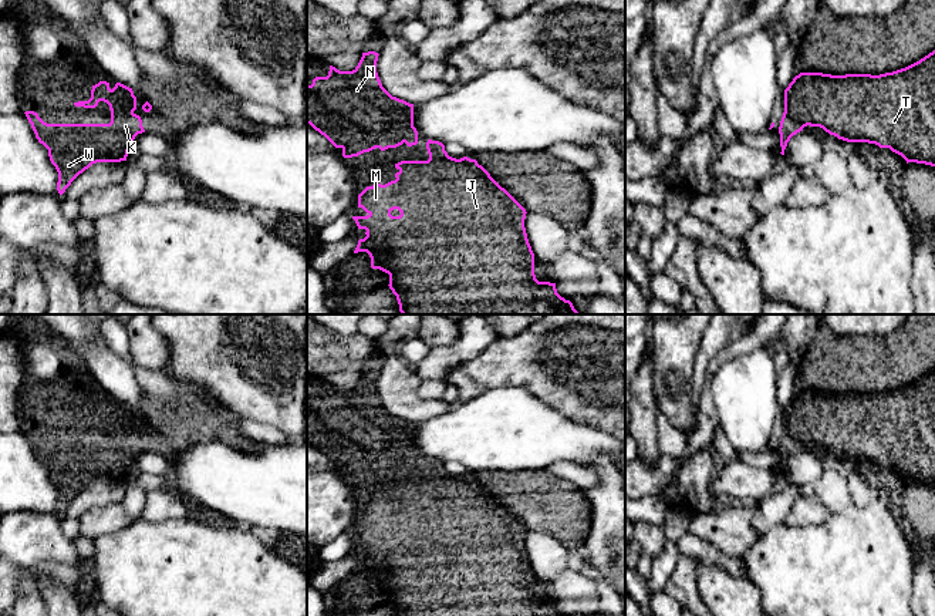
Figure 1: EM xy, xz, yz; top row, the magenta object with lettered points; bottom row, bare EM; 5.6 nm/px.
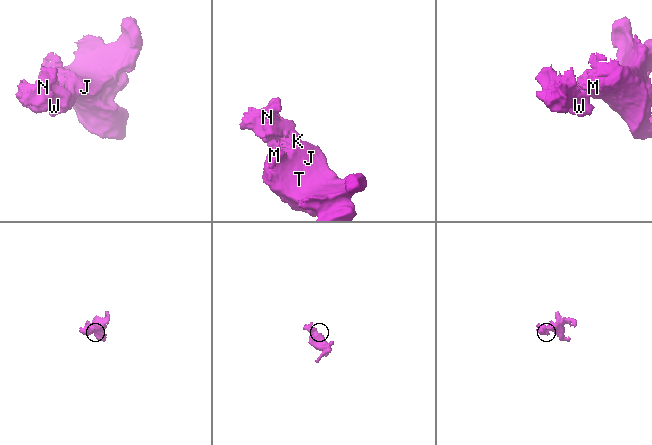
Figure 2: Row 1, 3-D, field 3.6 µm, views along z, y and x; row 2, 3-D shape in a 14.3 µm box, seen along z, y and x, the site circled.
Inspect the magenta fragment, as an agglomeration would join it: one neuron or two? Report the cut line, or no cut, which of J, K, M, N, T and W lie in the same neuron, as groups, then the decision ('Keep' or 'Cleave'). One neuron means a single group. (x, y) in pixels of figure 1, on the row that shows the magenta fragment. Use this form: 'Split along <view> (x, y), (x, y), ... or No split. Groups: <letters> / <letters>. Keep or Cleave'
No split. Groups: J K M N T W. Keep

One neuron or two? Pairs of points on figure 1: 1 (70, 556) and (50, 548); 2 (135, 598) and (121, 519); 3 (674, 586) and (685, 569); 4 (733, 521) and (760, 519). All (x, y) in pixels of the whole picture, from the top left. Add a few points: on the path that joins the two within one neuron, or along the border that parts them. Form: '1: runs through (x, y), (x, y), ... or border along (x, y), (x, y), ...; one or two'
1: runs through (66, 554), (54, 548); one
2: border along (135, 519), (112, 532), (100, 535), (94, 541); two
3: runs through (678, 582), (685, 574); one
4: border along (752, 502), (755, 507), (753, 529), (758, 537); two

